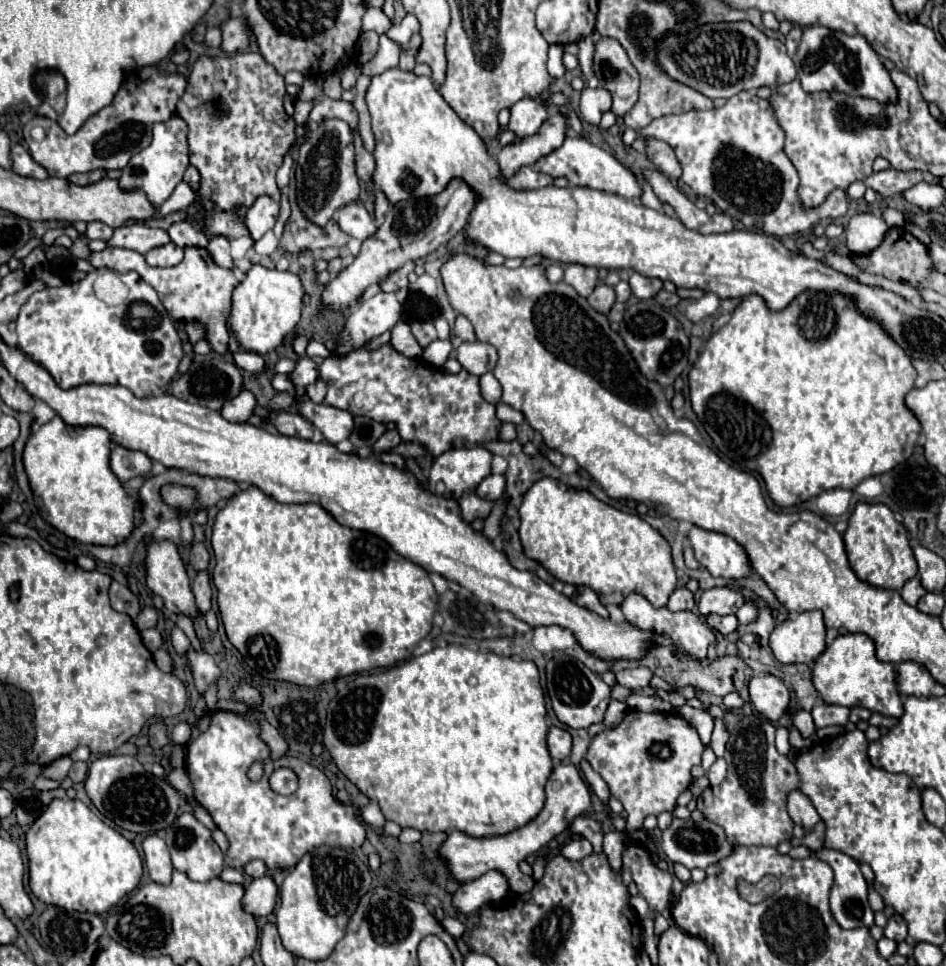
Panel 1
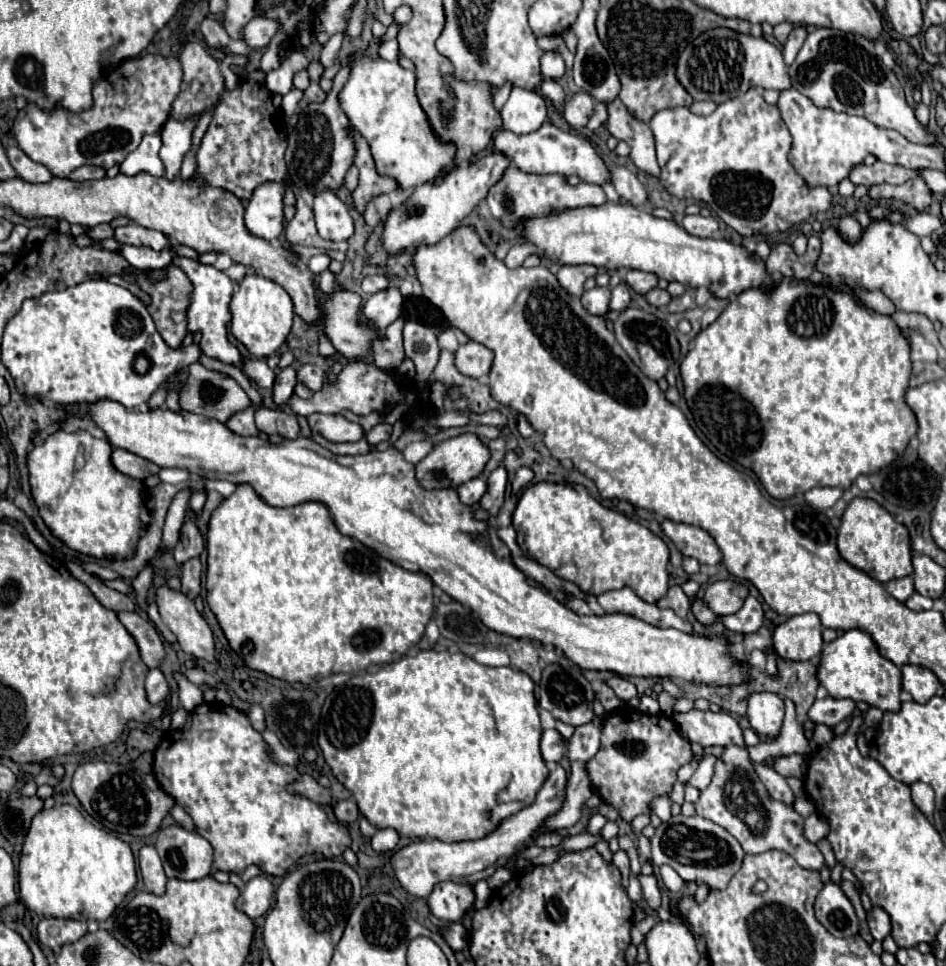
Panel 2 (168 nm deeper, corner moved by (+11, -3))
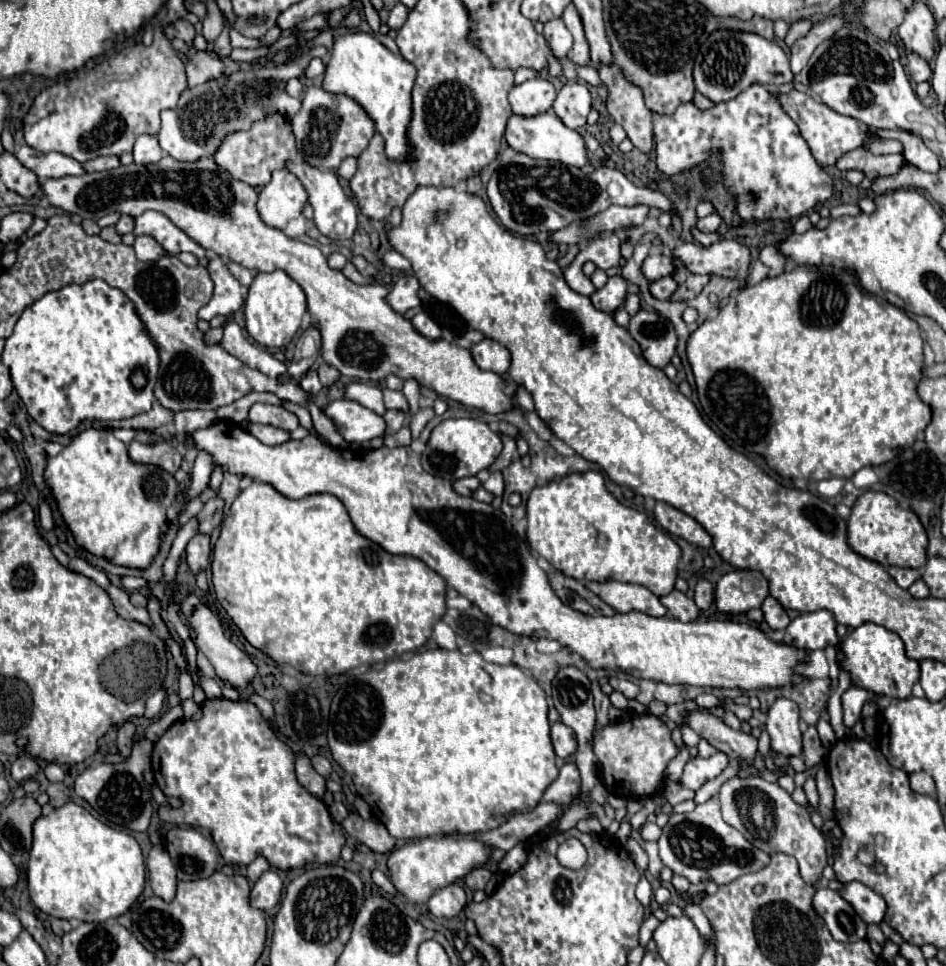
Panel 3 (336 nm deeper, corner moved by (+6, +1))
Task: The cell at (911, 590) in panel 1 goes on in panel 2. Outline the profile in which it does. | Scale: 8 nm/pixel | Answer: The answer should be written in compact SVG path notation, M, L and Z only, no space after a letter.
M901 577L901 579L891 579L889 583L885 583L885 589L889 591L891 597L895 597L897 601L905 603L913 593L913 577Z

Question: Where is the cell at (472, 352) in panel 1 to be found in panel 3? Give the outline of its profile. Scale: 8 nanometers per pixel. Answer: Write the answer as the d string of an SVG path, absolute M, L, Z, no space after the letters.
M484 339L472 349L472 357L476 365L484 371L494 371L504 375L510 369L510 351L494 339Z

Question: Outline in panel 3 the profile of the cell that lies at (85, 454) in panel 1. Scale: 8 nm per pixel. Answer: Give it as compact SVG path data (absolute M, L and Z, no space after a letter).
M90 427L76 435L72 443L66 445L56 457L48 459L46 483L54 493L54 499L68 529L84 549L88 549L96 557L108 559L114 565L130 569L150 567L160 549L168 507L172 507L178 495L178 481L172 473L166 473L162 467L156 465L134 463L128 457L128 447L118 441L112 431Z

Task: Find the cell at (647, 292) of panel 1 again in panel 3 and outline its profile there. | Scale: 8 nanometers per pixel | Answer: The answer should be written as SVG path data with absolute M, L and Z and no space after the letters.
M662 253L658 255L648 255L644 265L642 265L642 271L646 275L648 281L656 281L660 277L666 277L674 271L674 265L672 265L672 257L666 257Z

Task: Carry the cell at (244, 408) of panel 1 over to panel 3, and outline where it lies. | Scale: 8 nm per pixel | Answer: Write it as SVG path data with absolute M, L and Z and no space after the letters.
M250 423L248 431L260 439L266 445L284 445L286 441L290 441L290 433L272 425L260 425L260 423Z

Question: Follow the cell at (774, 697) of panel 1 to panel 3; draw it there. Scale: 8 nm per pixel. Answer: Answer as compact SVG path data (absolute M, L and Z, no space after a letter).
M776 699L776 703L768 711L766 731L772 739L772 751L794 757L802 753L802 731L800 731L800 715L798 705L790 699Z

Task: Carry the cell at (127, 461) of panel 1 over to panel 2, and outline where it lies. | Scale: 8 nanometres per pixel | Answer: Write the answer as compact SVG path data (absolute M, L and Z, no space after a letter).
M113 449L111 463L117 471L121 471L123 475L133 477L133 479L145 479L159 471L159 467L155 463L151 463L131 451L125 451L125 449Z

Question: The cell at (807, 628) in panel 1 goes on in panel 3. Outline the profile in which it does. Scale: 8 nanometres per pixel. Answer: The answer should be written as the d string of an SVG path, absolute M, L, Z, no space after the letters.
M814 611L814 613L798 615L786 627L784 643L798 649L806 649L806 651L838 645L834 615L830 611Z

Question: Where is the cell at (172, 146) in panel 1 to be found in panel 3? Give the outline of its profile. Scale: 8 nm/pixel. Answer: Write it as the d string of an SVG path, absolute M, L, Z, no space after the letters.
M140 135L134 143L134 163L140 165L148 165L148 163L156 163L162 159L162 149L158 145L158 137L156 135Z

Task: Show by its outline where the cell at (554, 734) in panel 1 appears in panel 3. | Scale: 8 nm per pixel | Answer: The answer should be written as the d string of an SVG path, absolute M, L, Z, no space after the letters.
M552 723L552 743L554 743L554 751L558 757L566 759L572 753L576 753L576 737L574 731L570 727L566 727L564 723Z

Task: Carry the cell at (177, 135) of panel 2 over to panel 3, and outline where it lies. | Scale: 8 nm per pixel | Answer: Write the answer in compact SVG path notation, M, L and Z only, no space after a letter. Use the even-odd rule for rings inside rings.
M316 47L310 53L292 61L290 65L278 65L274 69L258 67L256 71L236 71L228 77L206 81L194 89L188 87L180 95L176 109L162 111L162 127L158 131L160 147L178 161L198 161L202 157L214 157L226 135L236 133L238 129L250 129L250 125L264 119L266 113L282 113L284 117L292 117L294 113L298 113L298 99L284 93L286 81L292 77L300 77L308 67L310 59L326 55L326 49ZM232 107L238 113L236 123L232 123Z

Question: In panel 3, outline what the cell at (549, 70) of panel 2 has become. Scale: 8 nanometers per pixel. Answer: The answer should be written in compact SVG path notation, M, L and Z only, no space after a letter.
M554 19L554 21L544 23L544 39L558 59L568 55L568 51L572 49L572 35L566 29L566 25L562 23L562 19Z

